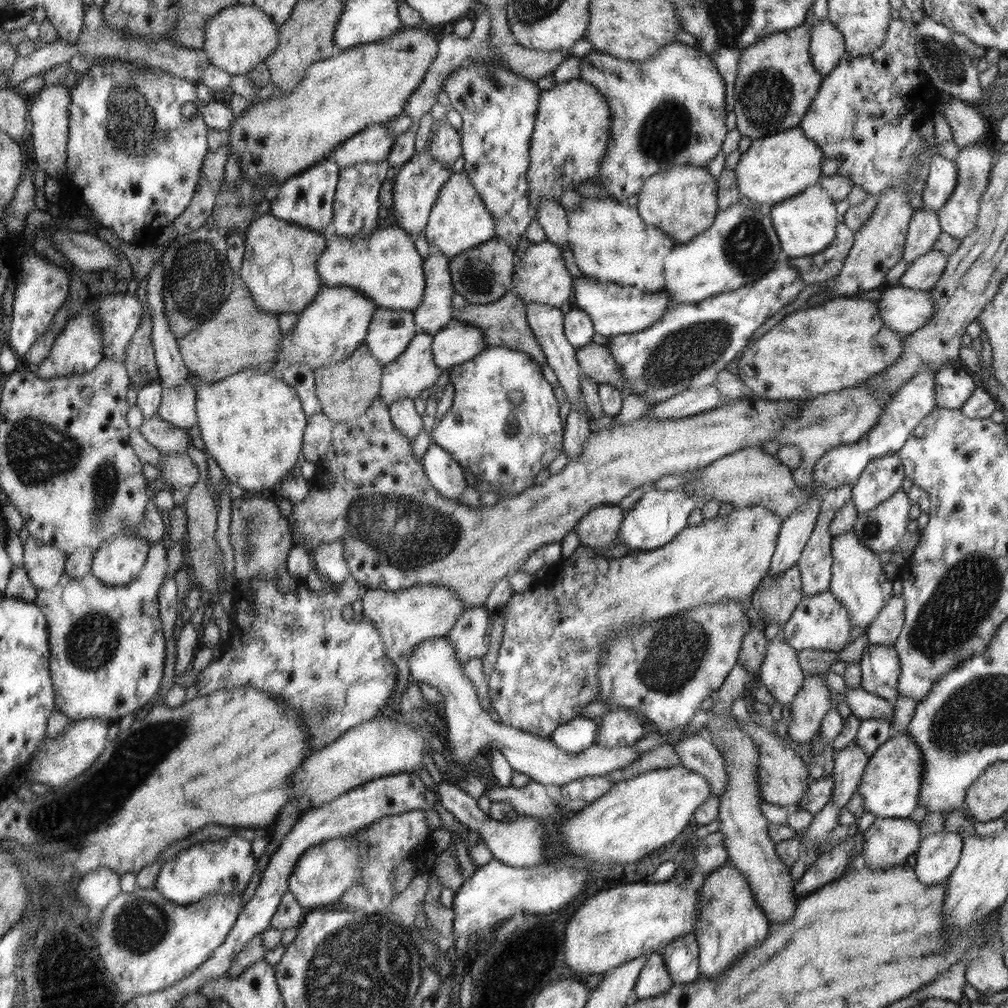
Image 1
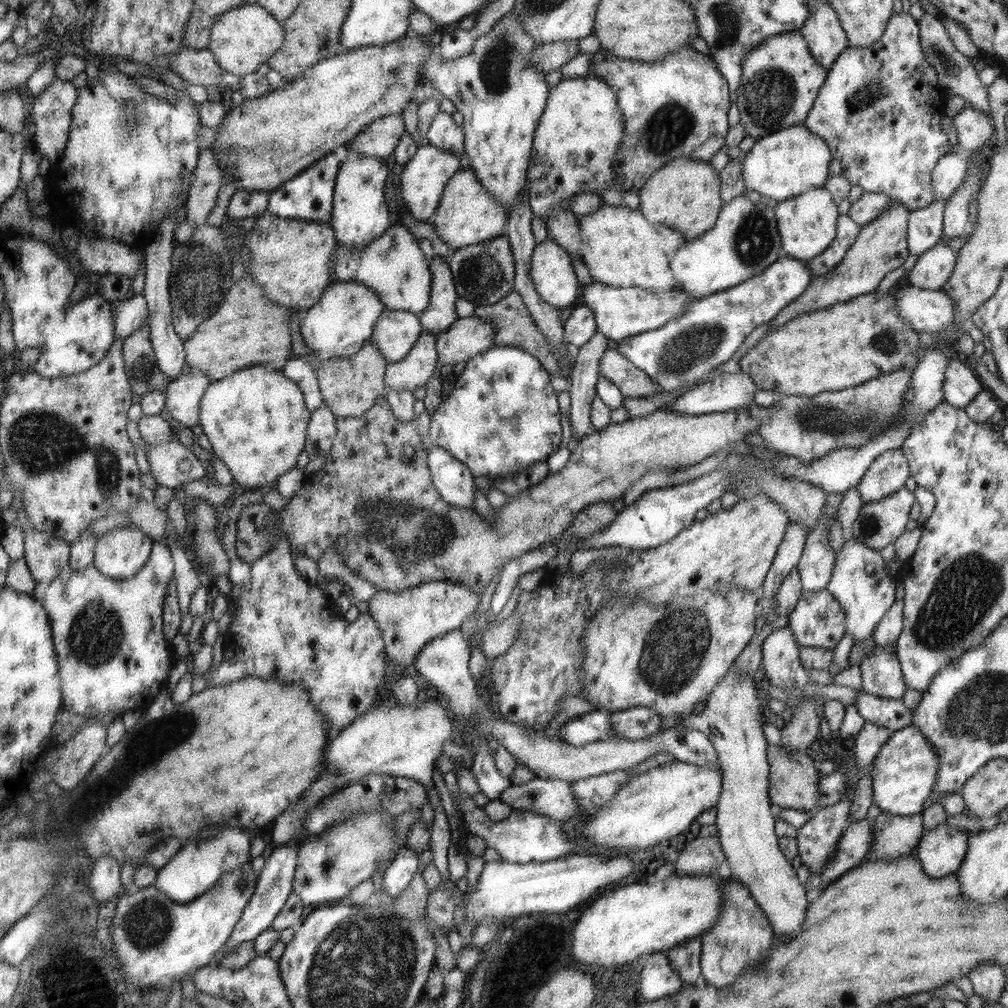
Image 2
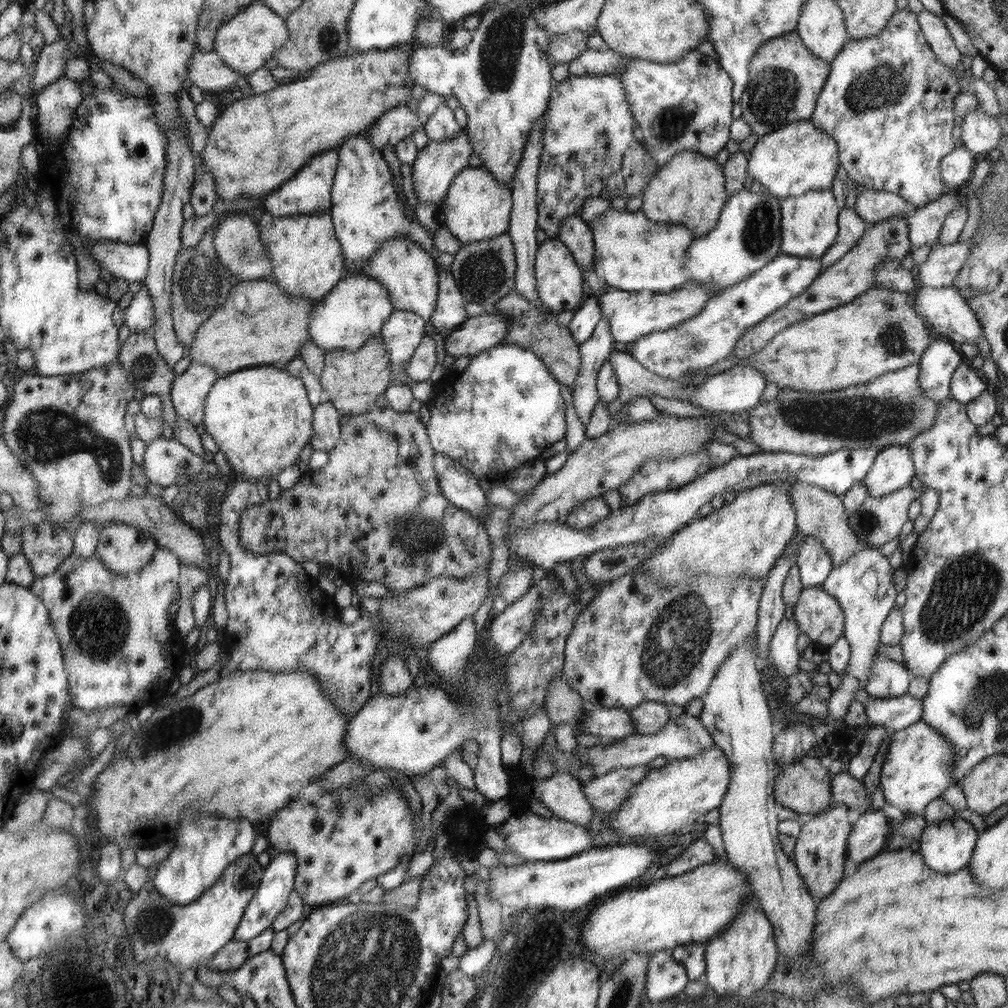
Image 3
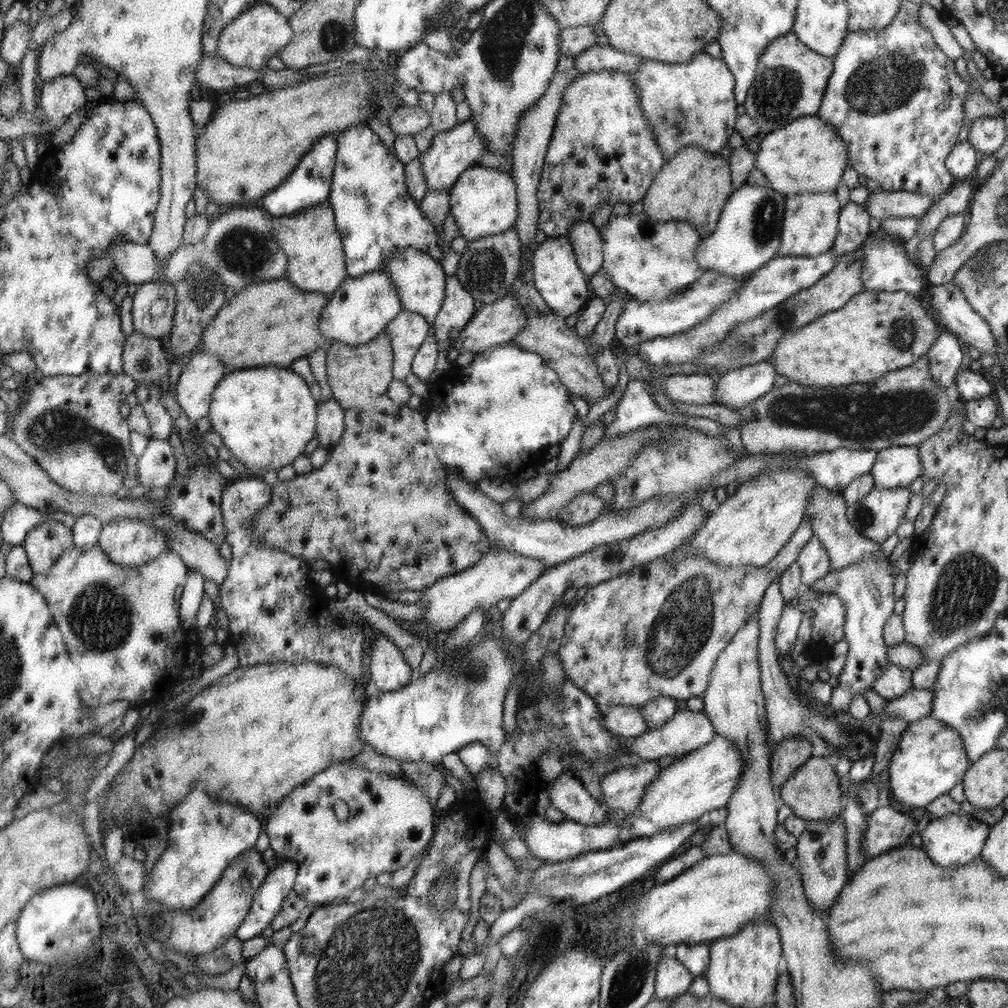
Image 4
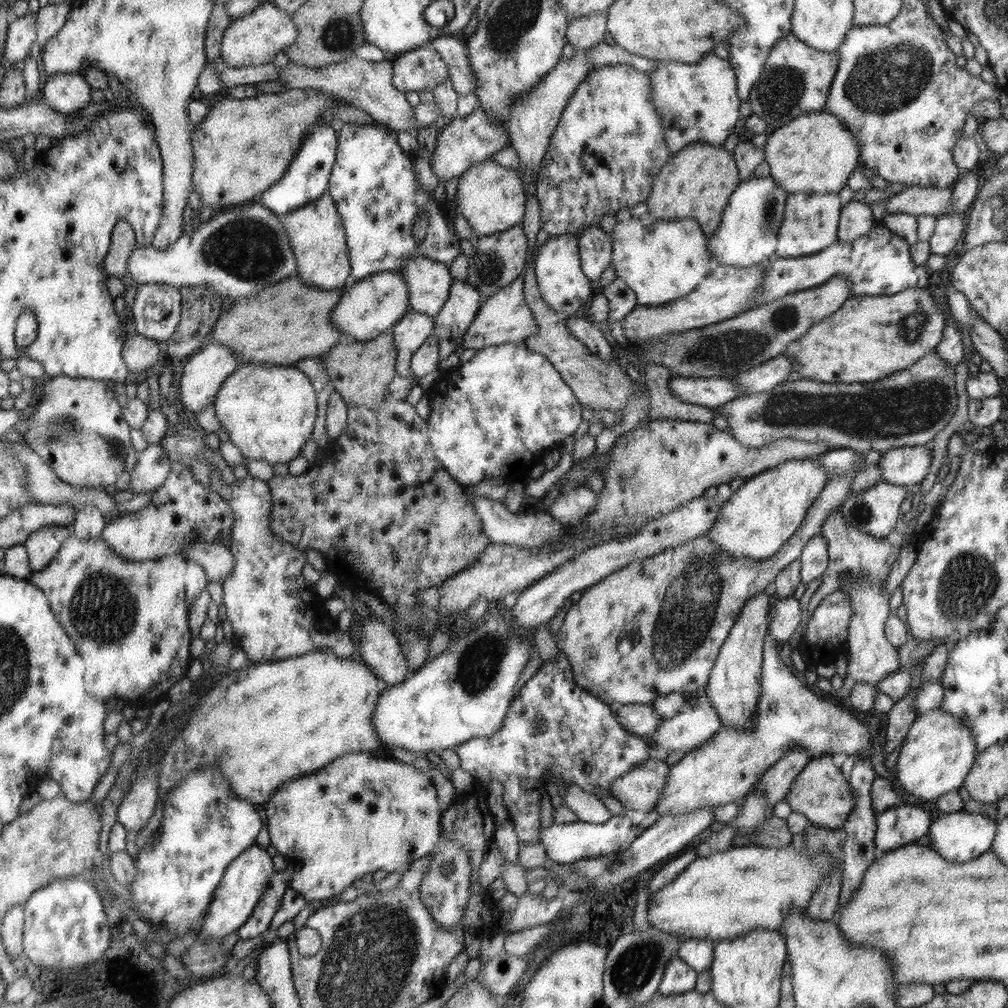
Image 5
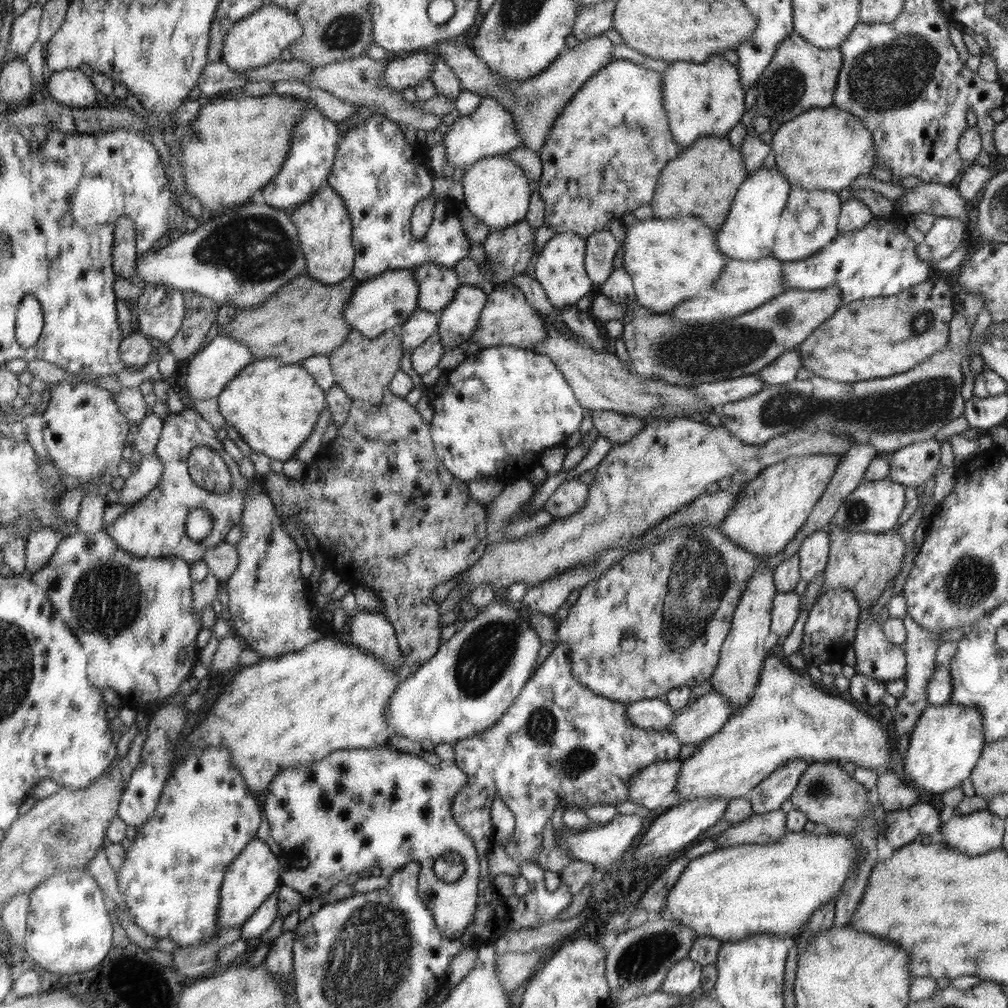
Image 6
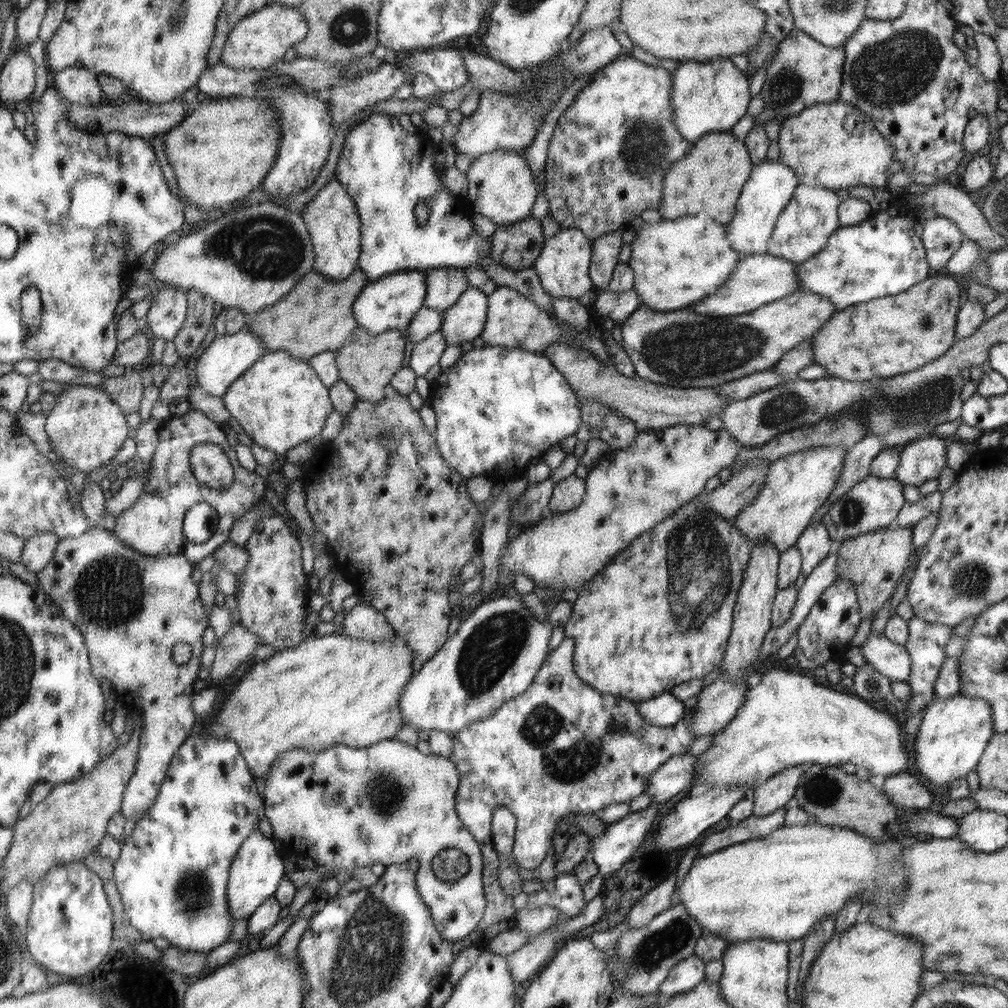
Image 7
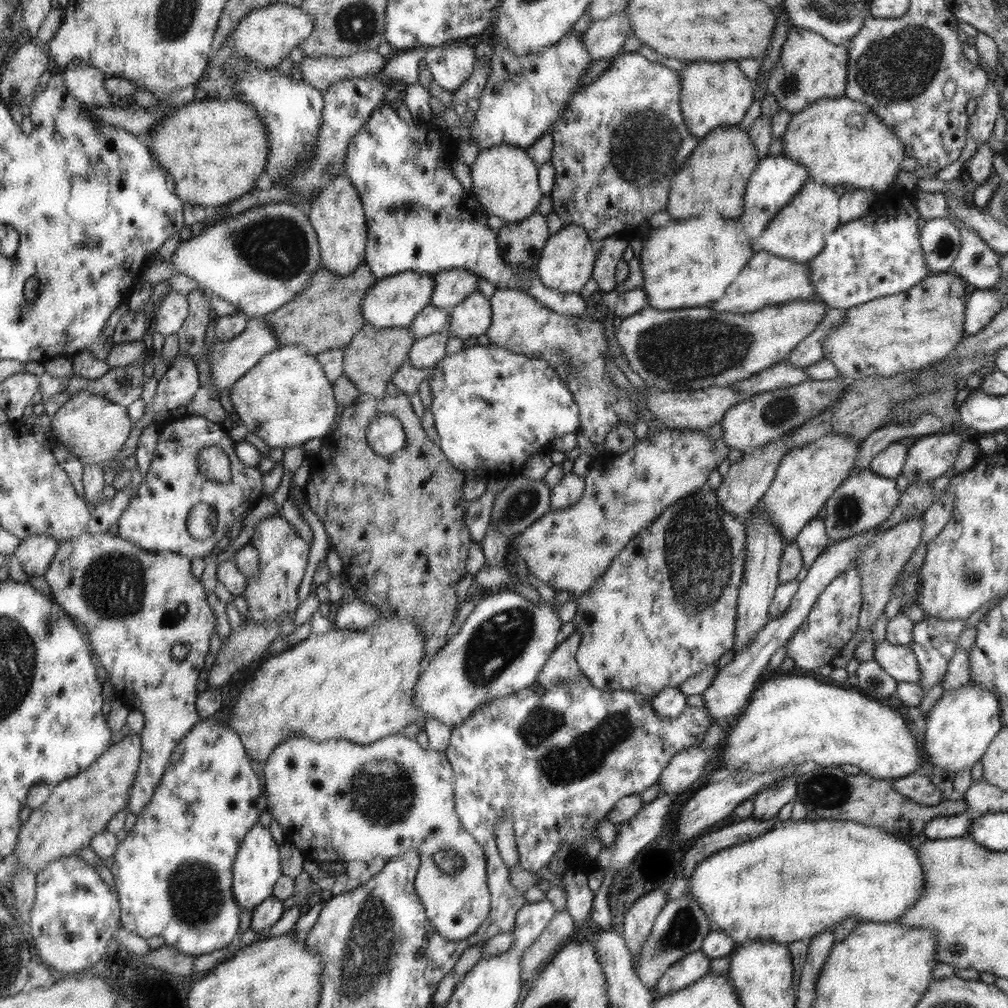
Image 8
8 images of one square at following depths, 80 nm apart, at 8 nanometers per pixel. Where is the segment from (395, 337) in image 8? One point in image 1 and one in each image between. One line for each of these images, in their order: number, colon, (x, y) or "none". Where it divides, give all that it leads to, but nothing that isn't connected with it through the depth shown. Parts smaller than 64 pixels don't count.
1: (346, 389)
2: (350, 385)
3: (353, 381)
4: (358, 376)
5: (361, 372)
6: (363, 367)
7: (367, 363)

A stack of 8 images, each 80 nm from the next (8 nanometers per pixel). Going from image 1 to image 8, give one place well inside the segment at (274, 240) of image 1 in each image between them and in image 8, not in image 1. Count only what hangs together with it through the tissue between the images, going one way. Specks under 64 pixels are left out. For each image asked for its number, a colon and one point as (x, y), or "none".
2: (293, 259)
3: (308, 261)
4: (312, 241)
5: (317, 235)
6: (326, 230)
7: (334, 225)
8: (338, 215)

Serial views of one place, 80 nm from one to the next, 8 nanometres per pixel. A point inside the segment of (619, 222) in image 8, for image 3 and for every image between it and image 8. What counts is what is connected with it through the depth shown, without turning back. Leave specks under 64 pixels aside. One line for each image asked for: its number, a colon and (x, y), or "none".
3: (591, 147)
4: (604, 151)
5: (609, 146)
6: (603, 158)
7: (608, 157)

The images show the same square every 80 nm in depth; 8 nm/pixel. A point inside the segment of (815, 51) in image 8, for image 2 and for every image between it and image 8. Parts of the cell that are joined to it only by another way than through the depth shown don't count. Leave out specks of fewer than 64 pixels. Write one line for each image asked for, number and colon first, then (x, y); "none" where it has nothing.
2: (782, 79)
3: (787, 78)
4: (790, 82)
5: (796, 79)
6: (801, 76)
7: (803, 73)

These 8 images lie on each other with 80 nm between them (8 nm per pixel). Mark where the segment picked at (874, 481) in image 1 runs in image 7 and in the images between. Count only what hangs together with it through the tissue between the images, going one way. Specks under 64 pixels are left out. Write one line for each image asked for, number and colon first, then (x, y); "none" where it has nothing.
2: (888, 473)
3: (893, 469)
4: (896, 467)
5: (905, 466)
6: (911, 466)
7: (920, 461)

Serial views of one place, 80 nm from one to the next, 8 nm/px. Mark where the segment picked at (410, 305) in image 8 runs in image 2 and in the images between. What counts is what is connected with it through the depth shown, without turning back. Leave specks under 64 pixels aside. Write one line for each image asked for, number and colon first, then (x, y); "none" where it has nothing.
2: (343, 320)
3: (354, 312)
4: (360, 310)
5: (367, 308)
6: (386, 302)
7: (392, 302)

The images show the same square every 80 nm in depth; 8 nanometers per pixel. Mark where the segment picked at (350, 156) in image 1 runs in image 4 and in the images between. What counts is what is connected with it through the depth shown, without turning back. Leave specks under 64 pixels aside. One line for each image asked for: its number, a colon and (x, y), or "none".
2: (379, 139)
3: (395, 126)
4: (408, 119)

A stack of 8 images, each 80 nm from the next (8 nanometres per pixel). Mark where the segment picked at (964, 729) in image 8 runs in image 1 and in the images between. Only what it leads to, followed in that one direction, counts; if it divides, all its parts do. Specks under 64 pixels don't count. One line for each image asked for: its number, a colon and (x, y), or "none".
1: (890, 784)
2: (903, 775)
3: (917, 769)
4: (930, 759)
5: (937, 753)
6: (947, 742)
7: (954, 734)

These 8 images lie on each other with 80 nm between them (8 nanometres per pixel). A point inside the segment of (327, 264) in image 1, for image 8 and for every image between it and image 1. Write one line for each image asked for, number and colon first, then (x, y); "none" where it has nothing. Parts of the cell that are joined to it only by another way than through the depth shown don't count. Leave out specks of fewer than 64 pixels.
2: (394, 266)
3: (411, 277)
4: (421, 280)
5: (429, 282)
6: (437, 284)
7: (445, 286)
8: (452, 286)

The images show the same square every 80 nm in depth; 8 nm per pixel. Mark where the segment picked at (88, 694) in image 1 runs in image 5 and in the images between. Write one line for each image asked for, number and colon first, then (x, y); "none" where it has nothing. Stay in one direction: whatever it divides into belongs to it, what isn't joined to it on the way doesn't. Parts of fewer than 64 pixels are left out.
2: (112, 657)
3: (118, 644)
4: (121, 625)
5: (128, 620)

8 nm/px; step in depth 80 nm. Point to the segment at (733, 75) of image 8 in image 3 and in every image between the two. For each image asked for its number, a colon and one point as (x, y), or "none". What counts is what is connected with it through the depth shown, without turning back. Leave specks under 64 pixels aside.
3: (685, 105)
4: (690, 104)
5: (699, 102)
6: (706, 99)
7: (707, 97)

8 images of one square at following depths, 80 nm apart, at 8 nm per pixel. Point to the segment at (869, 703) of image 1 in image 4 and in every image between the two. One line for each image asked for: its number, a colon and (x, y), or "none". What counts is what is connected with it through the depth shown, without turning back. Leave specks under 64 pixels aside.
2: (891, 713)
3: (898, 713)
4: (916, 704)

